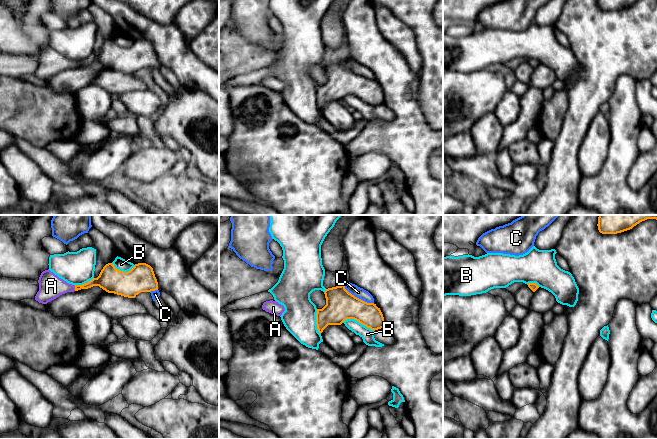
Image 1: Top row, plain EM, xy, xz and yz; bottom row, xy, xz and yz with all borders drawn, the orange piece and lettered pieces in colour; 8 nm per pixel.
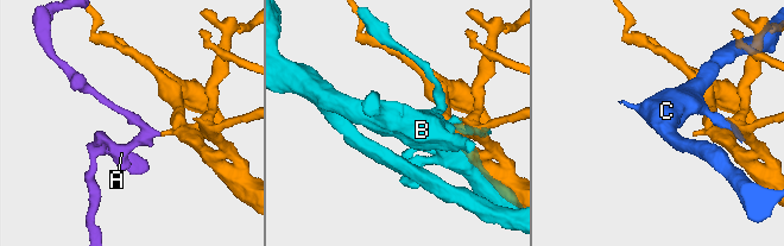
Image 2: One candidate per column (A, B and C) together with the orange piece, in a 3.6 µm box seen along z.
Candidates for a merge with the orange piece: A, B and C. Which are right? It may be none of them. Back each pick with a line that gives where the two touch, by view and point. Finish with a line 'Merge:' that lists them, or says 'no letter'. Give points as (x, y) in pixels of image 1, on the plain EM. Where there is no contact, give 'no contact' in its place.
A: xy (75, 64)
Merge: A

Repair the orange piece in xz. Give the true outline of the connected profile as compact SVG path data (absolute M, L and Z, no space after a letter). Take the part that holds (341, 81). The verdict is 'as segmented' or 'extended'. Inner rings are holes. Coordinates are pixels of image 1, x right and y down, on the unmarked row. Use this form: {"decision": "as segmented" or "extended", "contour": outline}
{"decision": "as segmented", "contour": "M345 60L328 64L324 67L326 81L322 85L317 85L316 101L321 110L328 101L341 101L347 95L354 95L371 106L378 106L384 103L383 90L374 79L367 79L345 65Z"}

